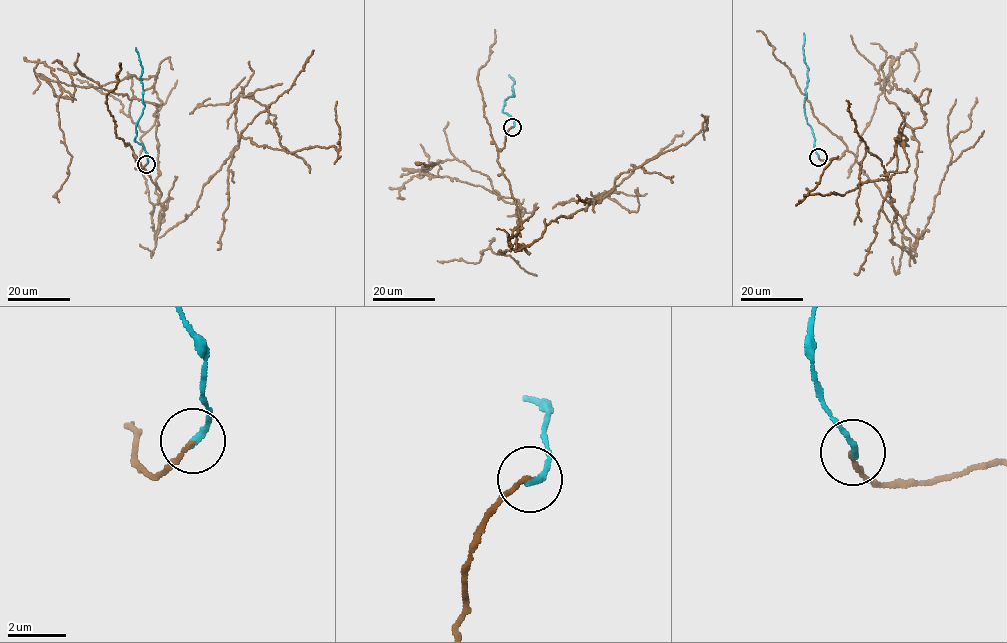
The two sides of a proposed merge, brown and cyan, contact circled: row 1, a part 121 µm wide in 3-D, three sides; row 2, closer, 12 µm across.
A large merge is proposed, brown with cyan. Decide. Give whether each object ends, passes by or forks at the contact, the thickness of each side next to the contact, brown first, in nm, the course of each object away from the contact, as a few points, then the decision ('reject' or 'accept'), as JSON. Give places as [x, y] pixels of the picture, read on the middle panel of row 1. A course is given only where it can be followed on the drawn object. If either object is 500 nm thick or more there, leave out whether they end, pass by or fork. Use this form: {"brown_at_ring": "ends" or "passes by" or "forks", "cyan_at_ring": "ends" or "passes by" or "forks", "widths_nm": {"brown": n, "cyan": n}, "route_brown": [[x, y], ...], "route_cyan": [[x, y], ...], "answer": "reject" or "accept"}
{"brown_at_ring": "ends", "cyan_at_ring": "ends", "widths_nm": {"brown": 140, "cyan": 240}, "route_brown": [[512, 126], [497, 160], [519, 211], [508, 242], [516, 251], [705, 122], [704, 140]], "route_cyan": [[512, 126], [515, 119], [502, 110], [504, 100], [514, 96], [512, 86], [515, 81], [509, 74]], "answer": "reject"}

